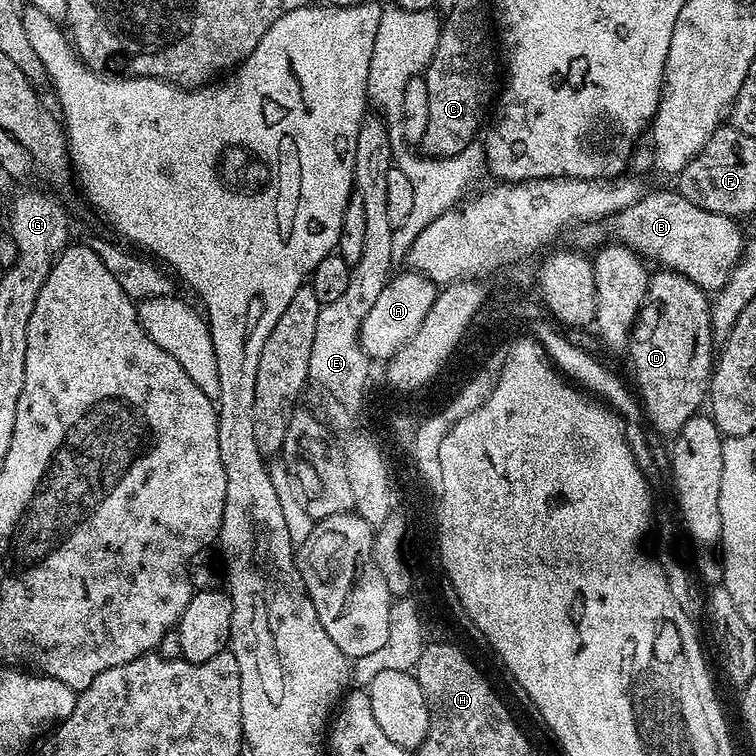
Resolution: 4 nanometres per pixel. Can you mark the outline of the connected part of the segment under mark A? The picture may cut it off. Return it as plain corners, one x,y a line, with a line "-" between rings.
404,270
401,276
393,275
362,322
360,347
365,354
373,361
380,362
387,361
389,356
393,356
415,334
418,326
422,326
430,306
434,306
437,291
437,285
422,272

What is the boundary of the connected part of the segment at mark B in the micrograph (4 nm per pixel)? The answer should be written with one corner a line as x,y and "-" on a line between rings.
676,190
641,195
634,206
626,206
607,224
615,239
637,256
645,261
657,260
661,269
682,274
705,290
718,289
728,281
746,243
735,219
702,210

